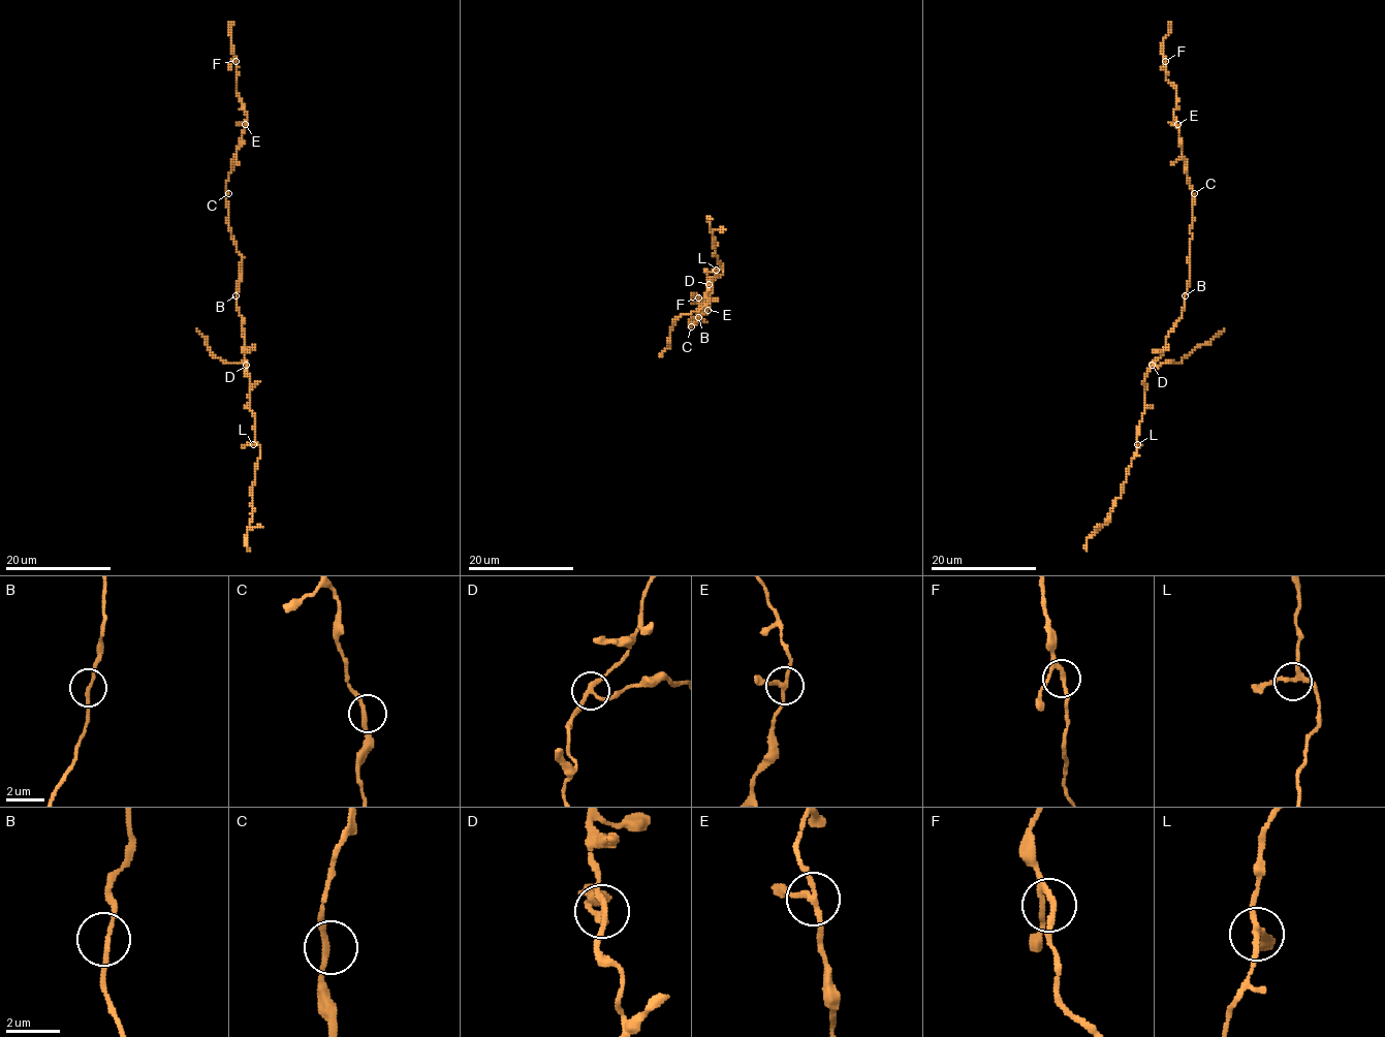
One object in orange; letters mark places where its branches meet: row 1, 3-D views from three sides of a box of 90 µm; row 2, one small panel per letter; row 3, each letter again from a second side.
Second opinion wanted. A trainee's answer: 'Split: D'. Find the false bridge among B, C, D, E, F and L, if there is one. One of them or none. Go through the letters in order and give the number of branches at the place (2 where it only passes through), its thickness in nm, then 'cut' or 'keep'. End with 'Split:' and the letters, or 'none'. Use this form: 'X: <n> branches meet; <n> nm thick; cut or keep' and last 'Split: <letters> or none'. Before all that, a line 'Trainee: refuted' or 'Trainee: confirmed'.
Trainee: confirmed
B: 2 branches meet; 160 nm thick; keep
C: 2 branches meet; 200 nm thick; keep
D: 3 branches meet; 190 nm thick; cut
E: 3 branches meet; 180 nm thick; keep
F: 3 branches meet; 170 nm thick; keep
L: 3 branches meet; 190 nm thick; keep
Split: D

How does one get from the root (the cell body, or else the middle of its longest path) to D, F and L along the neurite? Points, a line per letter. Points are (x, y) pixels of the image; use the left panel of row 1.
D: (238, 295), (235, 306), (243, 319), (246, 365)
F: (238, 295), (243, 256), (228, 225), (226, 180), (241, 142), (246, 114), (238, 93), (235, 61)
L: (238, 295), (235, 306), (243, 319), (245, 339), (245, 372), (250, 378), (249, 407), (254, 415), (253, 444)

